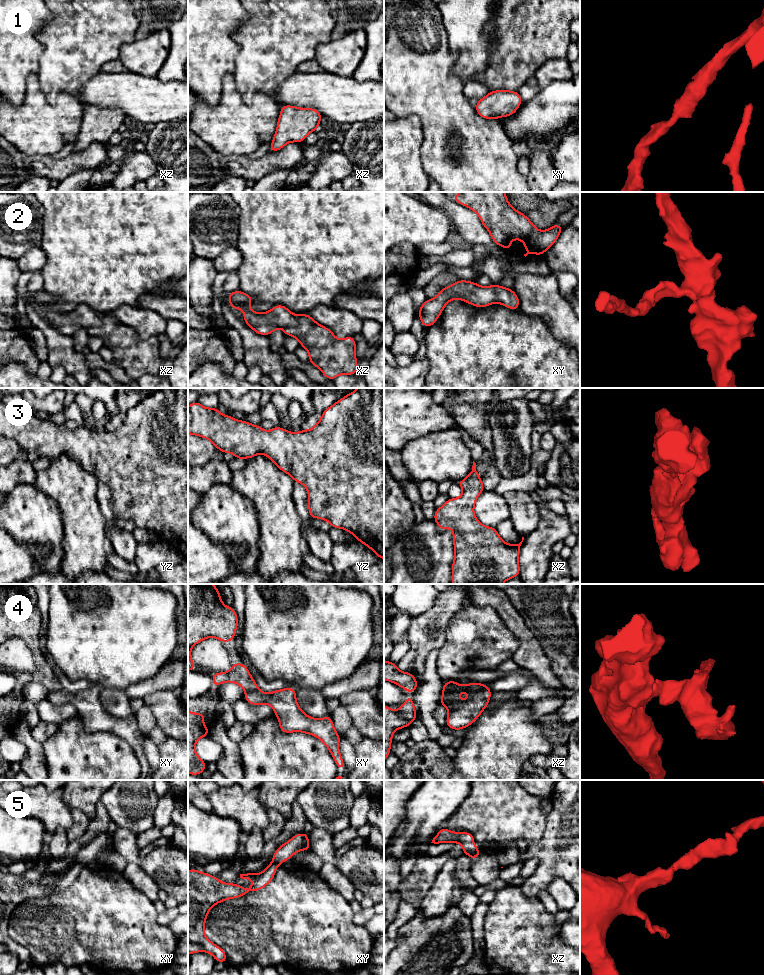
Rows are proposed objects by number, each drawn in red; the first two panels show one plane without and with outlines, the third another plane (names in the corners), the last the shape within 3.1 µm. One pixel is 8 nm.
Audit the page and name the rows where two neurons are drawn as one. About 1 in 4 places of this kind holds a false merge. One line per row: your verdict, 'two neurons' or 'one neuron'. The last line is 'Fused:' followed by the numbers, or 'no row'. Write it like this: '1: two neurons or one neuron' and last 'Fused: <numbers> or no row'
1: one neuron
2: one neuron
3: one neuron
4: two neurons
5: one neuron
Fused: 4

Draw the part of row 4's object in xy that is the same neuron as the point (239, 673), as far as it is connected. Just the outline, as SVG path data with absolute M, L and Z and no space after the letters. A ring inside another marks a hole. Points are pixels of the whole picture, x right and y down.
M244 663L232 664L231 669L227 672L215 672L212 674L212 679L215 688L224 682L232 682L238 684L246 692L258 689L256 681Z

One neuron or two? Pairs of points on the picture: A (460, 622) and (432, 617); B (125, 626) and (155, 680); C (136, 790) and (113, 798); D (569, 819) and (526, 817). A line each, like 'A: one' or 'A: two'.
A: two
B: two
C: one
D: two

